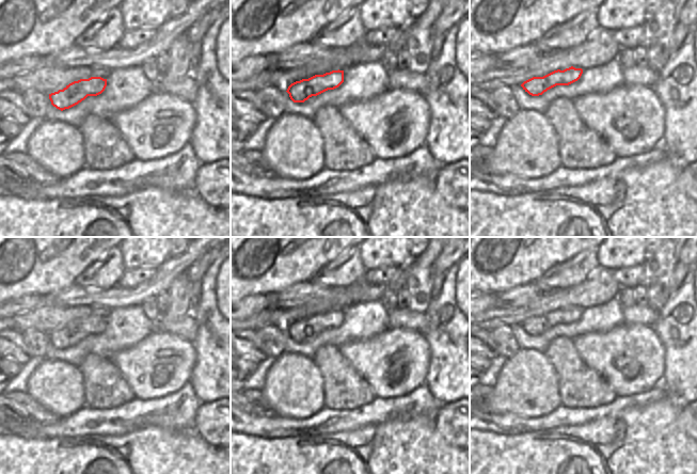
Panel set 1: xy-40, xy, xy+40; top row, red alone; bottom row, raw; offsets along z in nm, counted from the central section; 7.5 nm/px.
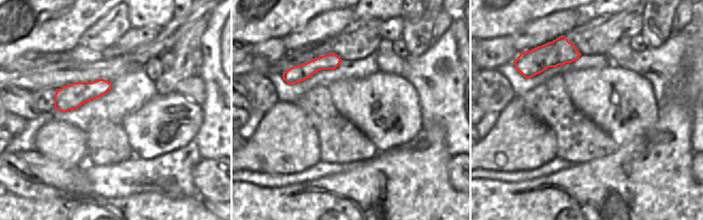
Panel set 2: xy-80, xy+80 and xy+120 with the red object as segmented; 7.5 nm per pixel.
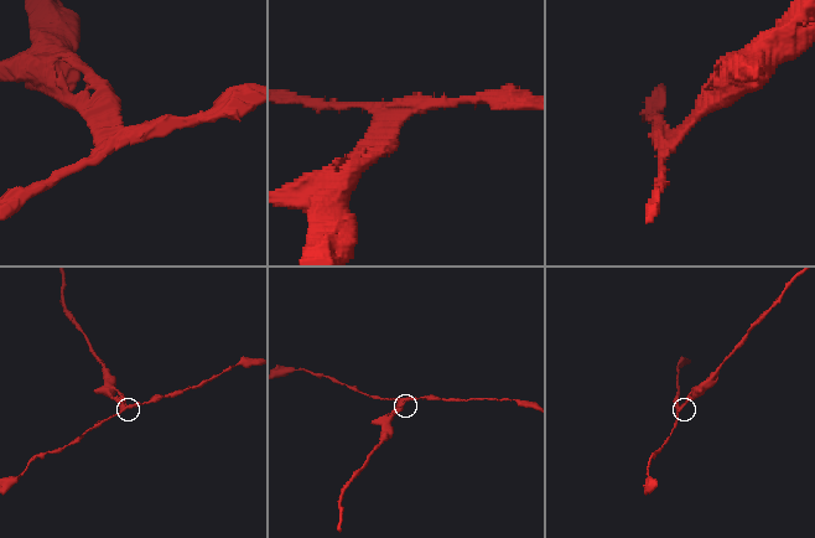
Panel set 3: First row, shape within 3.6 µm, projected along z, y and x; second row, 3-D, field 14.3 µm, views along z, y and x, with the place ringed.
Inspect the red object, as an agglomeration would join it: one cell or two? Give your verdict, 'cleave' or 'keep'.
cleave

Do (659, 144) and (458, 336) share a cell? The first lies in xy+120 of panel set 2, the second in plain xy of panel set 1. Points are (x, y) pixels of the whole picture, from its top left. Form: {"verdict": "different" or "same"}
{"verdict": "different"}

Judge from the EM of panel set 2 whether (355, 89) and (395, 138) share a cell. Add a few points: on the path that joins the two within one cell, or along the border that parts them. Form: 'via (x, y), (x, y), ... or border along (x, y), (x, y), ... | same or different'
via (366, 103), (373, 124), (381, 130) | same

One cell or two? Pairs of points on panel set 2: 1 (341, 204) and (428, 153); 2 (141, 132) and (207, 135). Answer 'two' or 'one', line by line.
1: one
2: two

